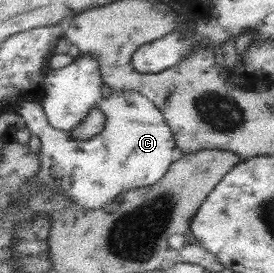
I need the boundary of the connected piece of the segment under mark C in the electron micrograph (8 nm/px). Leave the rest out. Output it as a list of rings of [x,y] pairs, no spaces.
[[[125,90],[124,92],[113,92],[109,99],[102,99],[96,107],[106,115],[106,124],[104,130],[90,140],[74,140],[71,133],[53,127],[45,114],[45,110],[40,102],[23,102],[19,105],[17,113],[23,116],[27,122],[27,128],[31,133],[38,136],[41,141],[39,159],[41,167],[35,182],[43,184],[50,188],[59,188],[65,192],[80,209],[98,210],[104,208],[113,202],[119,194],[132,190],[133,188],[142,188],[155,186],[167,175],[168,169],[174,163],[175,136],[167,123],[164,114],[148,97],[135,90]]]

